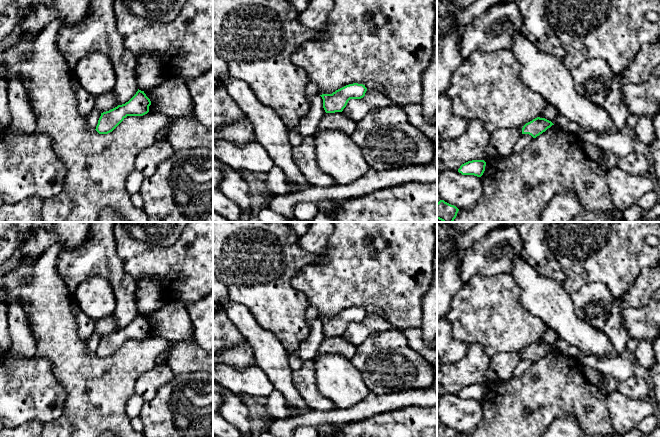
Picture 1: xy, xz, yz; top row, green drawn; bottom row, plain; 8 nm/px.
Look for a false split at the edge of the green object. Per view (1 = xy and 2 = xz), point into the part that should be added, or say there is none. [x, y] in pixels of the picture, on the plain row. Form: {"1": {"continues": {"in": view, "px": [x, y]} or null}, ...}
{"1": {"continues": null}, "2": {"continues": null}}

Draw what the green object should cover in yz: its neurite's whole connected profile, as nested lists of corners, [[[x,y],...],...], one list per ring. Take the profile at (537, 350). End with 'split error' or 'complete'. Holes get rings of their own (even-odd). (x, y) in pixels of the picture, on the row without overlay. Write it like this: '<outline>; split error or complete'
[[[537,341],[523,350],[522,358],[529,358],[533,362],[536,362],[552,349],[554,348],[551,345],[545,342]]]; complete

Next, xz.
[[[353,307],[346,309],[332,318],[320,319],[323,323],[323,332],[326,337],[342,336],[350,323],[361,323],[367,312],[363,308]]]; complete

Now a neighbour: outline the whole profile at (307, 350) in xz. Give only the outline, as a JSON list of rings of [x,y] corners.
[[[319,318],[315,319],[310,325],[310,334],[308,338],[300,344],[295,353],[303,362],[313,360],[316,356],[317,349],[325,338],[322,321]]]

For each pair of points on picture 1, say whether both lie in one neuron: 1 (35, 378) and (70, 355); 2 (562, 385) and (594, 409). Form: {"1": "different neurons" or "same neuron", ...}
{"1": "different neurons", "2": "same neuron"}

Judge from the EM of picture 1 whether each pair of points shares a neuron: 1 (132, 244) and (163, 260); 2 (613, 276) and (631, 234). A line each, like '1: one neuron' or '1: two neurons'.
1: two neurons
2: one neuron

